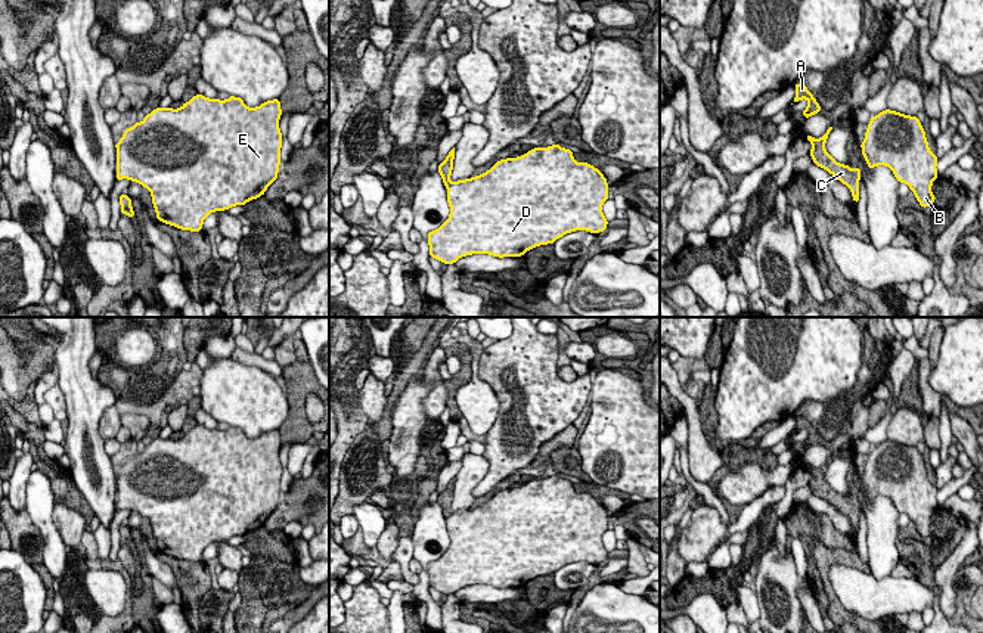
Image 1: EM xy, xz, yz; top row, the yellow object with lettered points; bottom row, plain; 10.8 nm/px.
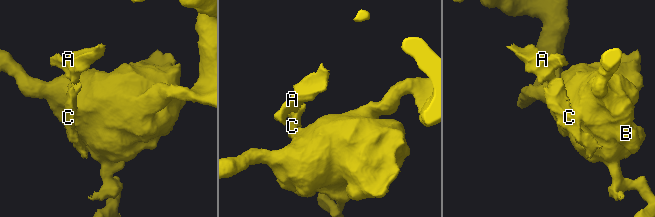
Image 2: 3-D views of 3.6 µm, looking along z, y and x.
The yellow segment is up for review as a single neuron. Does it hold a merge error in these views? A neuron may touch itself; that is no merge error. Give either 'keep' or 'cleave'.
cleave

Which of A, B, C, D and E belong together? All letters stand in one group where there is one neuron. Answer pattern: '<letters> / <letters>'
A C / B D E

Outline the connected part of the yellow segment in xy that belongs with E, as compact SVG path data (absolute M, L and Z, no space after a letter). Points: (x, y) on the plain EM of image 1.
M202 425L179 440L156 438L115 474L117 511L128 509L148 518L159 552L198 564L211 543L260 528L277 509L280 443L279 429L248 438L241 428L220 431Z

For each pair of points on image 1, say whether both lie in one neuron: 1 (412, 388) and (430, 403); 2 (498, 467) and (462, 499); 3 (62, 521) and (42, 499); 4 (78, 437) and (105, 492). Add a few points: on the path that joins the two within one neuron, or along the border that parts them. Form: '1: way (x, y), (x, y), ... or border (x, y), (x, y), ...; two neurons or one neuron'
1: border (421, 378), (433, 387), (422, 400), (428, 418); two neurons
2: border (483, 455), (487, 472), (473, 490), (476, 497); two neurons
3: border (53, 505), (53, 526), (65, 545); two neurons
4: way (81, 453), (90, 484); one neuron

